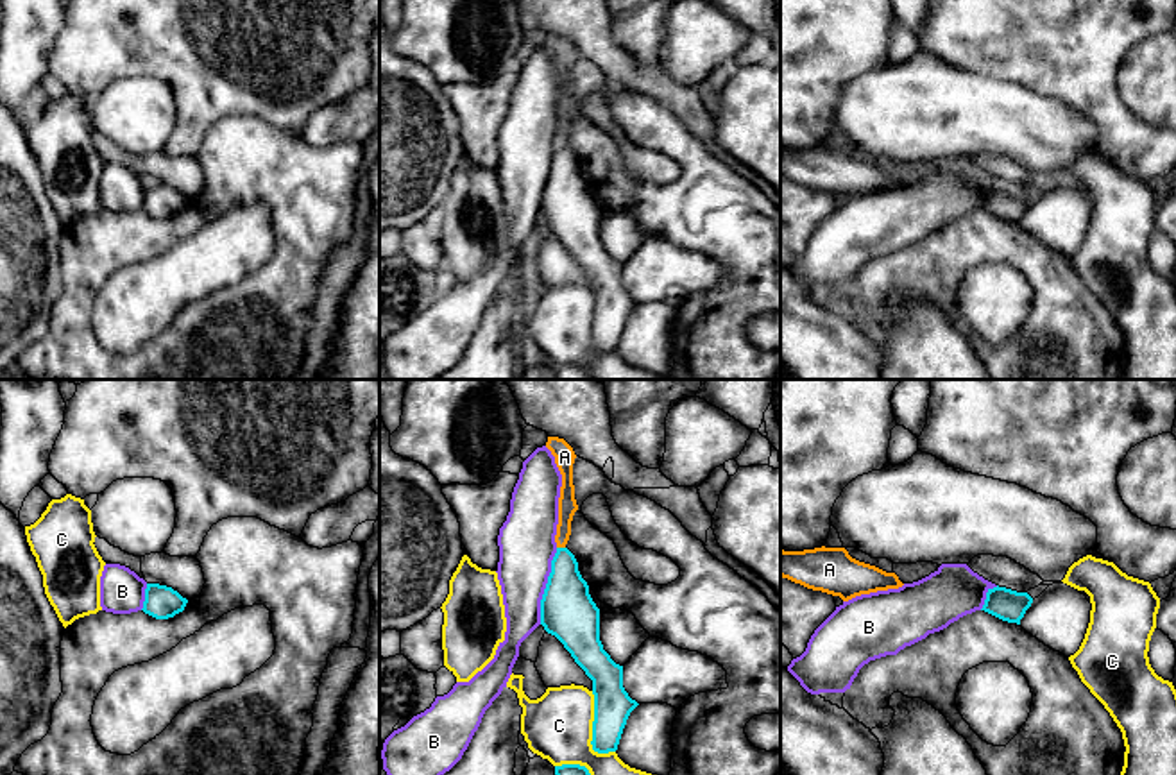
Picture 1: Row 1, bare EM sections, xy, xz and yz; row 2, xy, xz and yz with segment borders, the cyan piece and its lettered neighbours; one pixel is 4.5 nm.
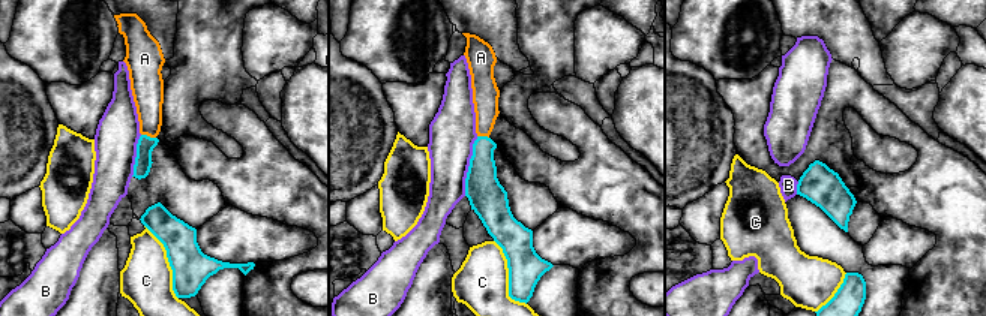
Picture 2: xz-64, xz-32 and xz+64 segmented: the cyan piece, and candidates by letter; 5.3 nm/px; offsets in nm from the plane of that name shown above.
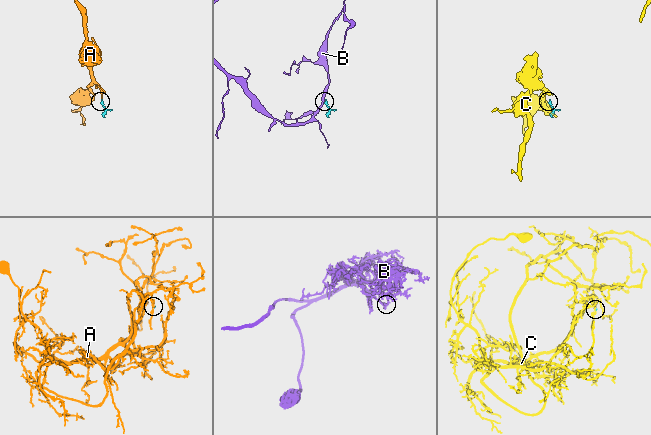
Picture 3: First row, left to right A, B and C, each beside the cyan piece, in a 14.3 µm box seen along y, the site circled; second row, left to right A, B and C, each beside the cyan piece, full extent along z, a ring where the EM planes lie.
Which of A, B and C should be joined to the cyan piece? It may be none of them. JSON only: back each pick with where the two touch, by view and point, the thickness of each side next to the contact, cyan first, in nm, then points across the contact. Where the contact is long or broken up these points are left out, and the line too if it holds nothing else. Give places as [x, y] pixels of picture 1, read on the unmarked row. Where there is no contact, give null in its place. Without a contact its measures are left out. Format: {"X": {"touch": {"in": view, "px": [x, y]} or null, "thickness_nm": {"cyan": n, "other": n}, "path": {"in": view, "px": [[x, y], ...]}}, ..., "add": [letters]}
{"A": {"touch": {"in": "xz", "px": [561, 147]}, "thickness_nm": {"cyan": 220, "other": 80}, "path": {"in": "xz", "px": [[566, 203], [561, 147], [568, 104]]}}, "add": ["A"]}

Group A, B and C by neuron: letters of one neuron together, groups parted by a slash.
A / B / C

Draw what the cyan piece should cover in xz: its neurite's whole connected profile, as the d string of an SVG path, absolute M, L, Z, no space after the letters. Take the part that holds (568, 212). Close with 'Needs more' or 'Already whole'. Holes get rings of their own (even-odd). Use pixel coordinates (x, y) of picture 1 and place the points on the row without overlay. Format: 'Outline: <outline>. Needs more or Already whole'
Outline: M548 36L546 47L562 73L558 97L557 152L541 199L541 224L555 234L575 261L592 279L594 320L592 349L616 351L630 311L639 304L623 286L623 265L616 263L600 240L600 208L578 170L575 154L566 147L571 120L578 109L573 84L573 47L558 36Z. Needs more

